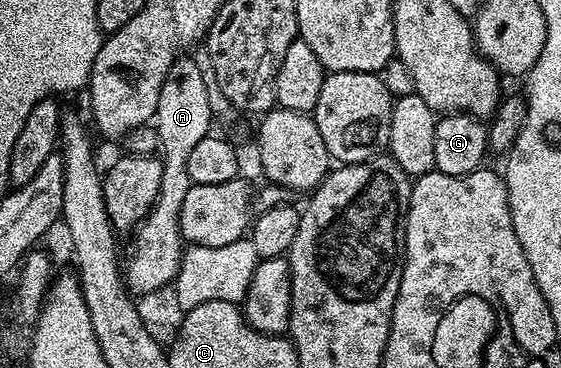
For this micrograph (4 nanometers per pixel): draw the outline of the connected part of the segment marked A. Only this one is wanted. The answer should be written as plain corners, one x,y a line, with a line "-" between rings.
185,58
175,59
160,89
160,101
156,105
156,113
152,120
158,132
158,146
164,156
160,193
149,214
135,232
136,246
130,253
127,265
126,262
124,265
124,281
127,288
140,297
169,286
177,278
184,247
179,233
179,213
189,189
186,186
188,153
192,153
193,147
212,131
212,116
208,105
208,89
204,85
202,63

